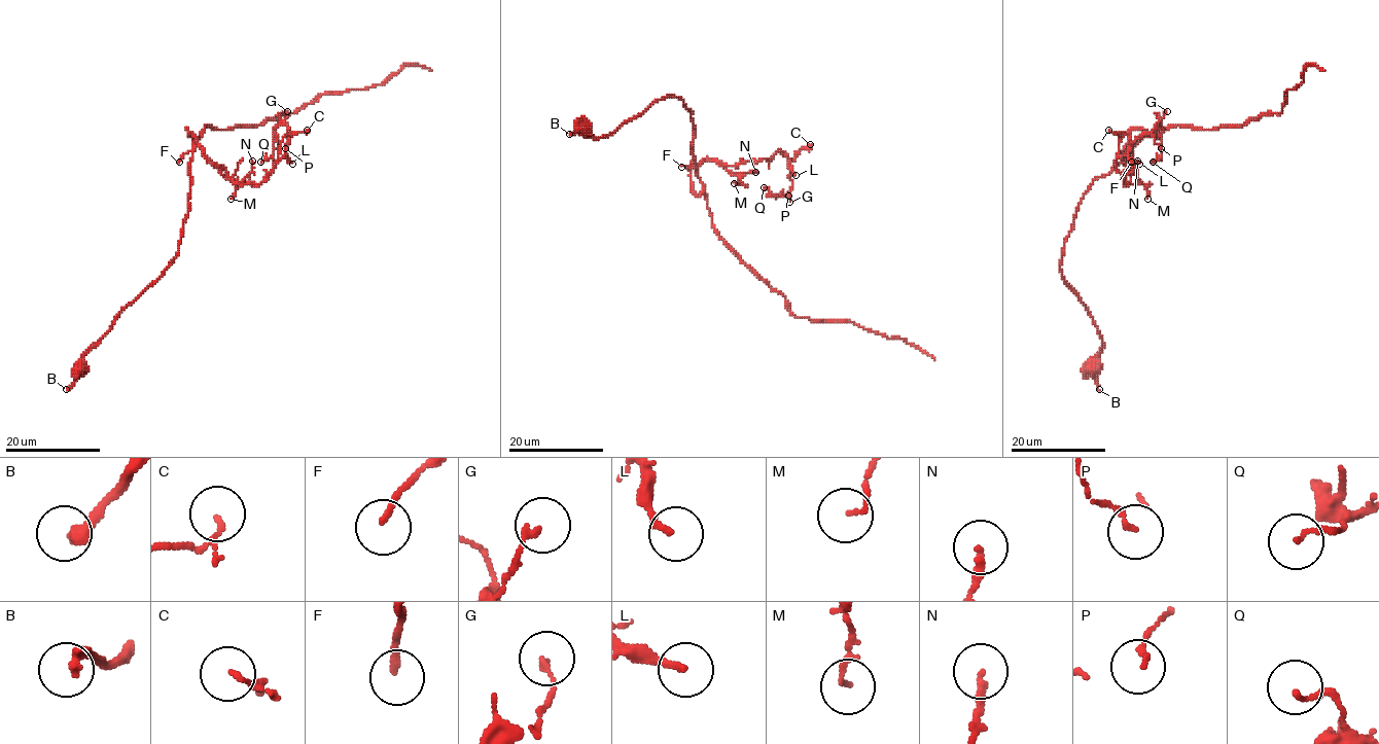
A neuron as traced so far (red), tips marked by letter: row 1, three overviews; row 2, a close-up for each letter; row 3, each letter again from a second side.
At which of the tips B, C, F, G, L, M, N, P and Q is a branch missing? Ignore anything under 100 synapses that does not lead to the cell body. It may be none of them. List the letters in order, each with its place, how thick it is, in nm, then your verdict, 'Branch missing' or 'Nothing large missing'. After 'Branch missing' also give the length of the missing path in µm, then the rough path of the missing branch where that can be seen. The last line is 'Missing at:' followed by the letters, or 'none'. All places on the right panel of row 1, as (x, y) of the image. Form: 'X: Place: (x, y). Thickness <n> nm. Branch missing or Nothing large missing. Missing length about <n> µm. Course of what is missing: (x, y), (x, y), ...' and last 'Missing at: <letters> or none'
B: Place: (1099, 389). Thickness 280 nm. Nothing large missing
C: Place: (1108, 130). Thickness 90 nm. Nothing large missing
F: Place: (1131, 162). Thickness 170 nm. Nothing large missing
G: Place: (1167, 111). Thickness 150 nm. Nothing large missing
L: Place: (1139, 164). Thickness 180 nm. Nothing large missing
M: Place: (1147, 199). Thickness 100 nm. Nothing large missing
N: Place: (1137, 161). Thickness 200 nm. Nothing large missing
P: Place: (1161, 148). Thickness 110 nm. Nothing large missing
Q: Place: (1153, 162). Thickness 130 nm. Nothing large missing
Missing at: none

